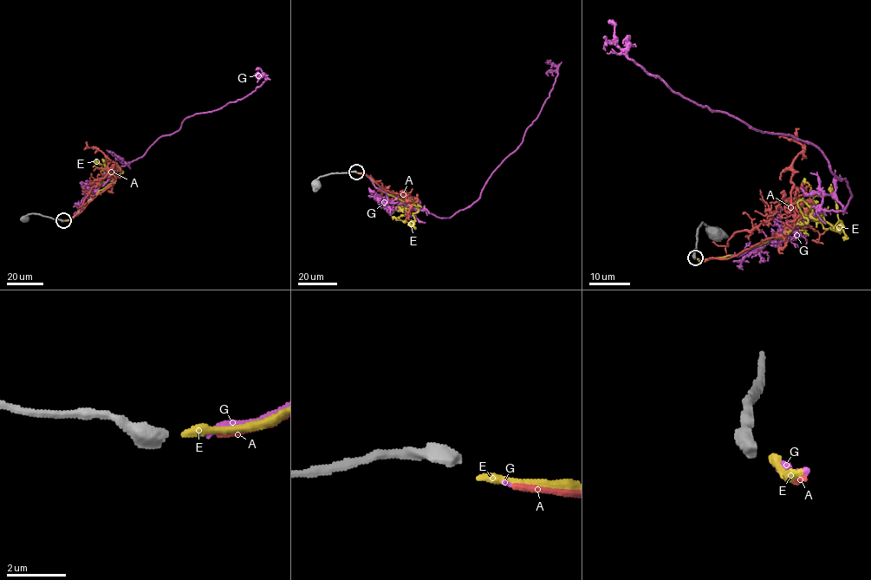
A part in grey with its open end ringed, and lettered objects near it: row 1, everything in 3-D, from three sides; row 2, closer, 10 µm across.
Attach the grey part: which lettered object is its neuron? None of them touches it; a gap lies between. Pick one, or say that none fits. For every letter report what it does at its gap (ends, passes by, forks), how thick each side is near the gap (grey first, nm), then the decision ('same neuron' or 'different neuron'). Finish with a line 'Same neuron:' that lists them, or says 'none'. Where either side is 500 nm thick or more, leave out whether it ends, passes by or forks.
A: it ends; calibres 480 and 240 nm; different neuron
E: it ends; calibres 480 and 280 nm; different neuron
G: it ends; calibres 480 and 220 nm; same neuron
Same neuron: G

